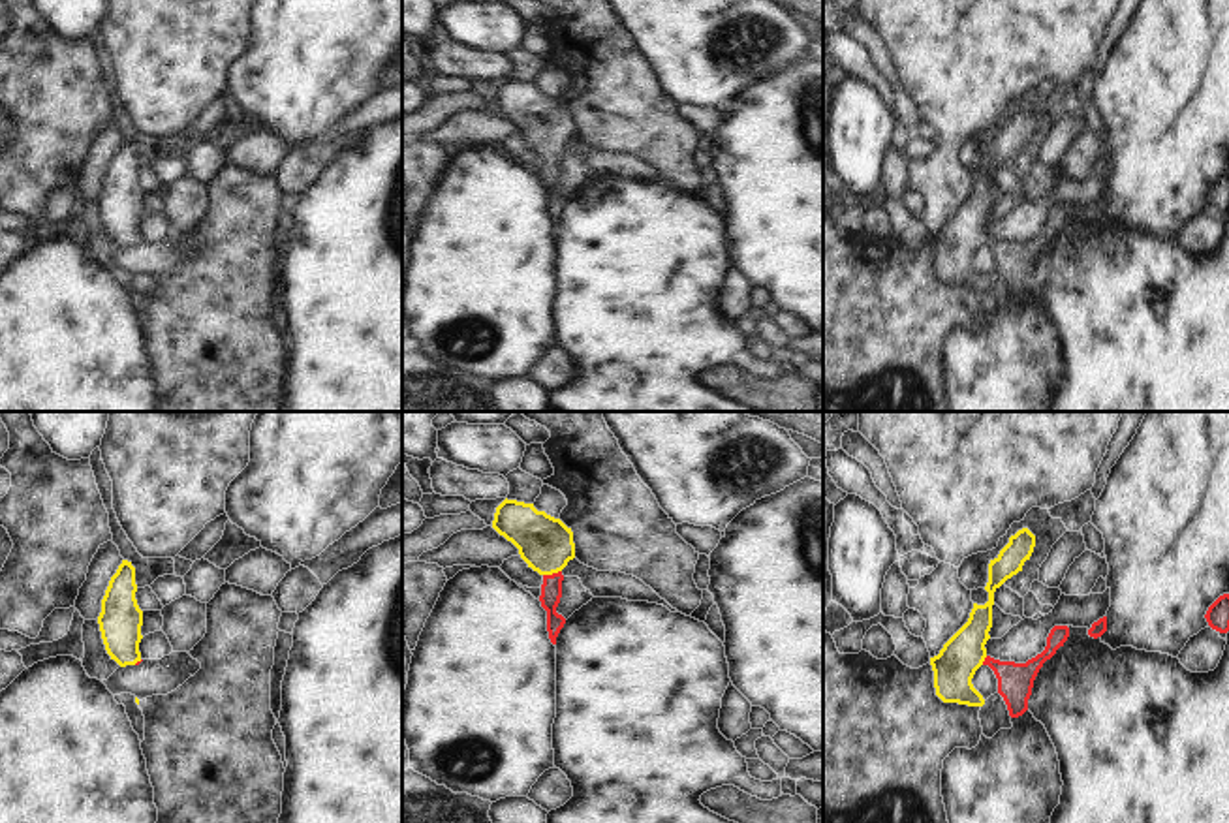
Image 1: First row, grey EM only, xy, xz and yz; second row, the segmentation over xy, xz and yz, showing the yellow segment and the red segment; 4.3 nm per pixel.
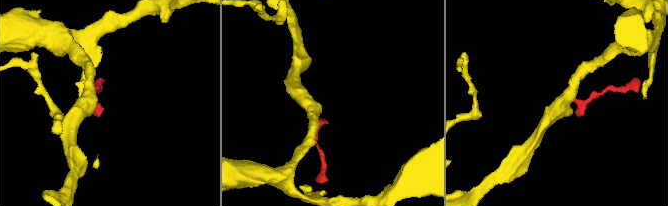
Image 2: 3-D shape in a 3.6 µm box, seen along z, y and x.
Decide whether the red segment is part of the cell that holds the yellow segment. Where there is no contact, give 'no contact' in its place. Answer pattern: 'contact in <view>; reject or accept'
contact in xz; accept

